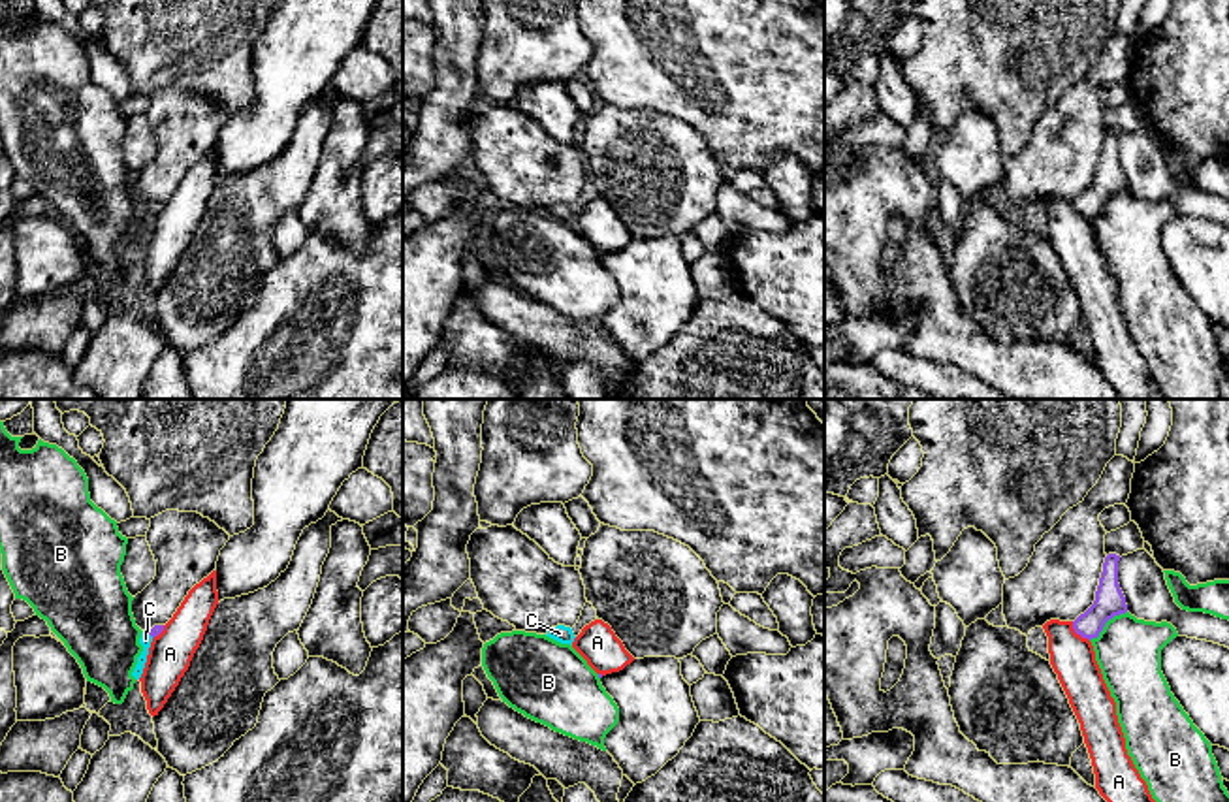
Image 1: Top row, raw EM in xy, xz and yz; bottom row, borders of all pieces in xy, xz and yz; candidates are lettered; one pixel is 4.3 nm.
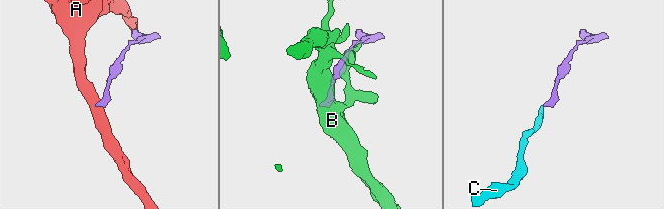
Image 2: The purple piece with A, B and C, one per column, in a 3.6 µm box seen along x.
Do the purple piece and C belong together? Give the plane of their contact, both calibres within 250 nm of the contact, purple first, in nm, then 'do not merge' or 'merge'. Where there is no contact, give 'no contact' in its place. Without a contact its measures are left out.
xy | 50/50 nm | merge

